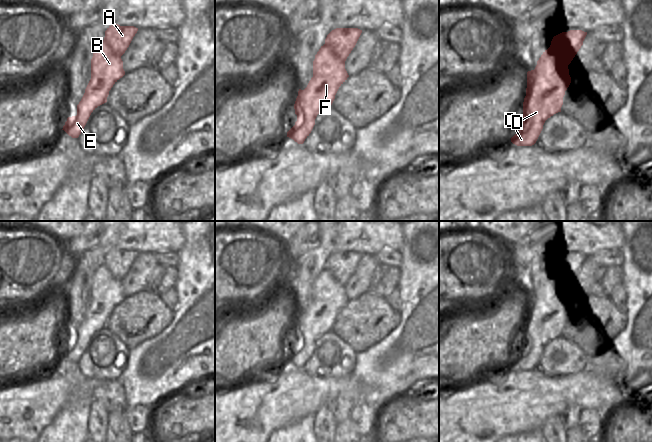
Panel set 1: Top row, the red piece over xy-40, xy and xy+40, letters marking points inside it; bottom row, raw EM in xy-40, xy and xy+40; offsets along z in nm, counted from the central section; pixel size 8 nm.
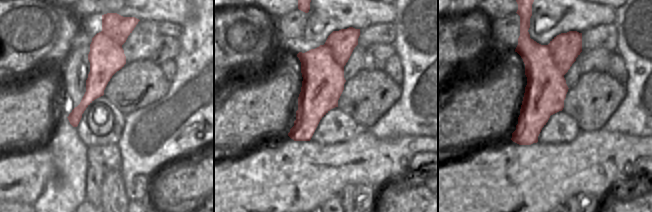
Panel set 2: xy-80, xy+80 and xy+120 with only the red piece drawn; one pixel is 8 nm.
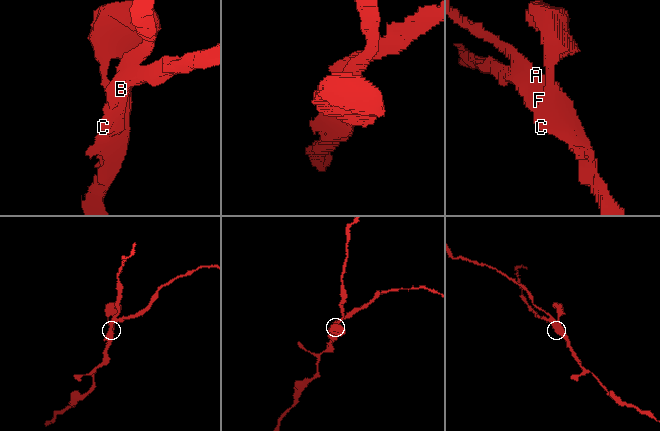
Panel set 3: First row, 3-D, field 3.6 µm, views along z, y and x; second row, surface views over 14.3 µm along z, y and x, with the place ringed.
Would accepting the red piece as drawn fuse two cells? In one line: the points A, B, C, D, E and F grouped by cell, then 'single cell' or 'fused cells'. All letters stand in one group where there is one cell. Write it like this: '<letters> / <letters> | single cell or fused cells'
A / B C D E F | fused cells

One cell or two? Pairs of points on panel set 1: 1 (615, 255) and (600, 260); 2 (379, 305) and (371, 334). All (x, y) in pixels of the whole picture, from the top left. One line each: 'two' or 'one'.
1: one
2: one

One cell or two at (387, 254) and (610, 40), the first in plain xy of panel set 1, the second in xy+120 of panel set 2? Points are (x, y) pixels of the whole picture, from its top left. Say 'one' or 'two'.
one

